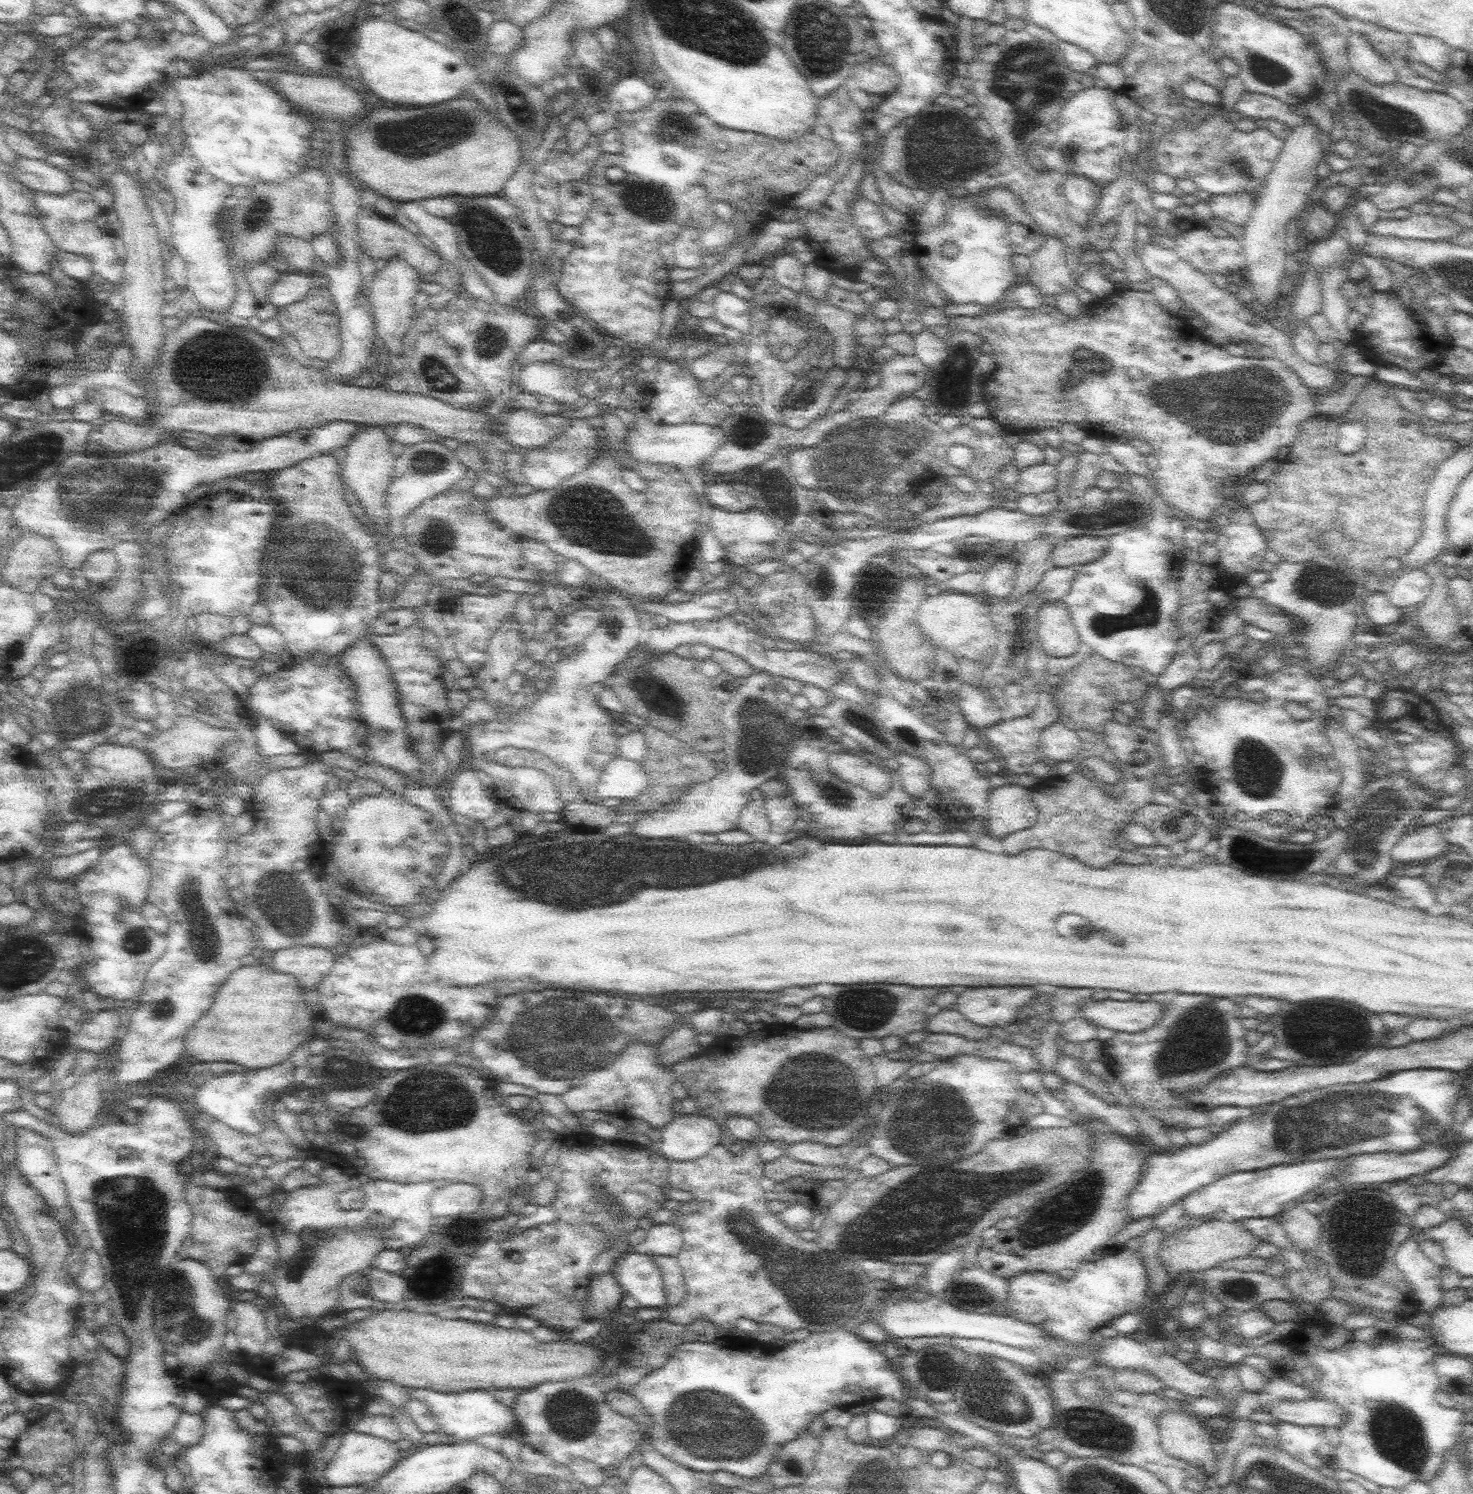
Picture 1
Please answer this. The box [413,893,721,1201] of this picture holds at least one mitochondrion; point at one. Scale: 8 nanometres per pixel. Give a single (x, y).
(537, 1040)

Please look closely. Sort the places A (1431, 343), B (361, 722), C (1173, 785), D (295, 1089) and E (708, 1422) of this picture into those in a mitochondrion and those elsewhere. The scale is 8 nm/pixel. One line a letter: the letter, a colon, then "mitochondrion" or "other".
A: other
B: other
C: other
D: other
E: mitochondrion

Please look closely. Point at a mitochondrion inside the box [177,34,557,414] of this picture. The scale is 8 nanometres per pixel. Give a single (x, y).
(422, 136)

